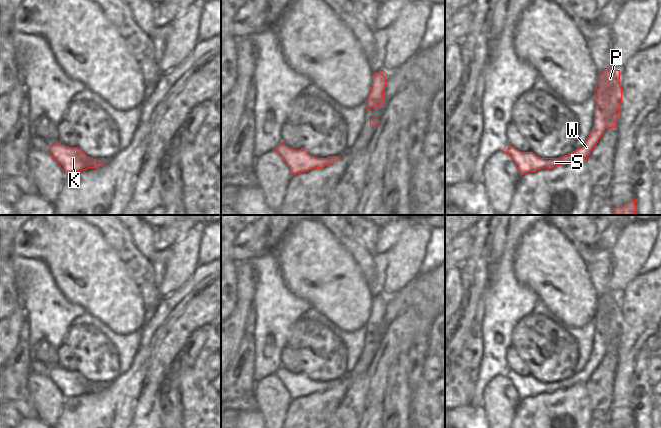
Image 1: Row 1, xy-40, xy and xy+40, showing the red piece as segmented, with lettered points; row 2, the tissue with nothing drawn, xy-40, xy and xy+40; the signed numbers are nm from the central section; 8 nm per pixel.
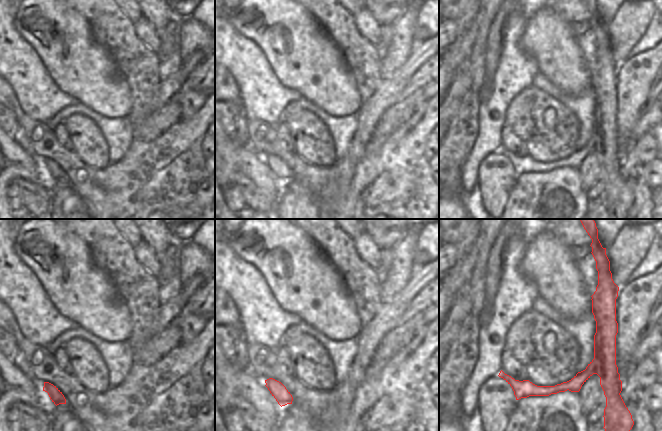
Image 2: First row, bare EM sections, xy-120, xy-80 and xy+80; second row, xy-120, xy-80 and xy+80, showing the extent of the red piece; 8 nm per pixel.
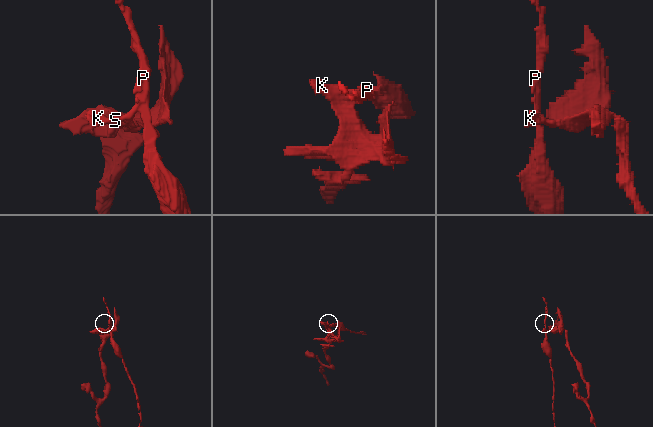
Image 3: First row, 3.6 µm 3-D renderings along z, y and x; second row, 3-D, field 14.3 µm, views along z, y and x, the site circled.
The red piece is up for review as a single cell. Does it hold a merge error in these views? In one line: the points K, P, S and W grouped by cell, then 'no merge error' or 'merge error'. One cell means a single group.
K S W / P | merge error

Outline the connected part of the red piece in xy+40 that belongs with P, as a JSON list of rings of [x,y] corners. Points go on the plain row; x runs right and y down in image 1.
[[[605,292],[598,298],[601,307],[596,332],[606,339],[606,352],[615,352],[622,327],[620,294]]]

